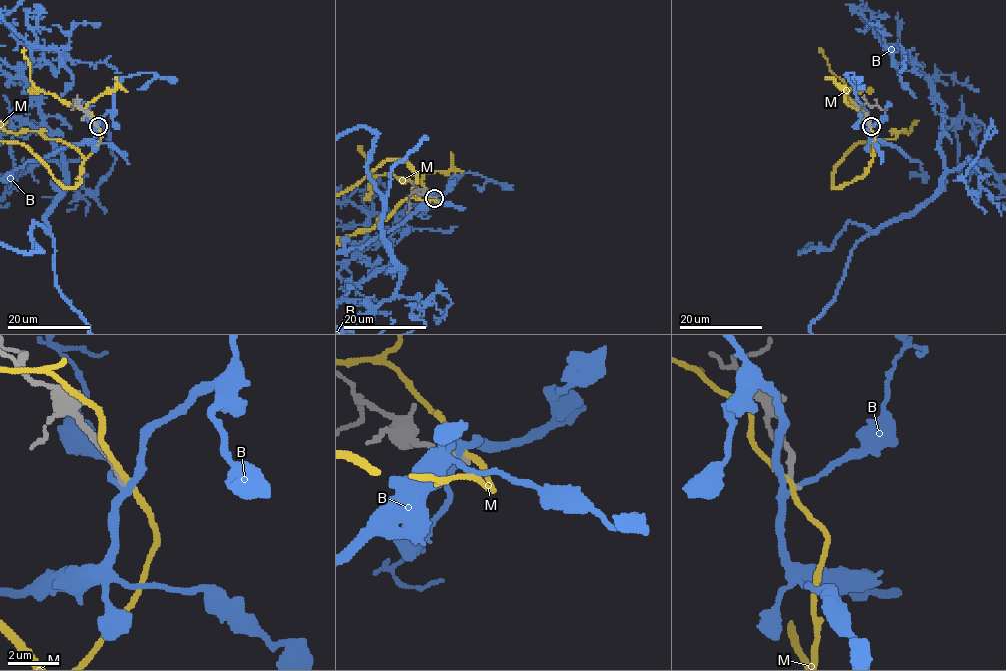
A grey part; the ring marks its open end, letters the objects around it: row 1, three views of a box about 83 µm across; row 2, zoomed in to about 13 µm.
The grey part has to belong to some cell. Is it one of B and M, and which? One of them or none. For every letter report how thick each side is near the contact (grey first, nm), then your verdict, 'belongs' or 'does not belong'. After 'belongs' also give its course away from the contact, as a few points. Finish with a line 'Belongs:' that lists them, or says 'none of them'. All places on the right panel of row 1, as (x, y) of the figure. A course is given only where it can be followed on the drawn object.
B: calibres 240 and 240 nm; does not belong
M: calibres 260 and 200 nm; does not belong
Belongs: none of them

